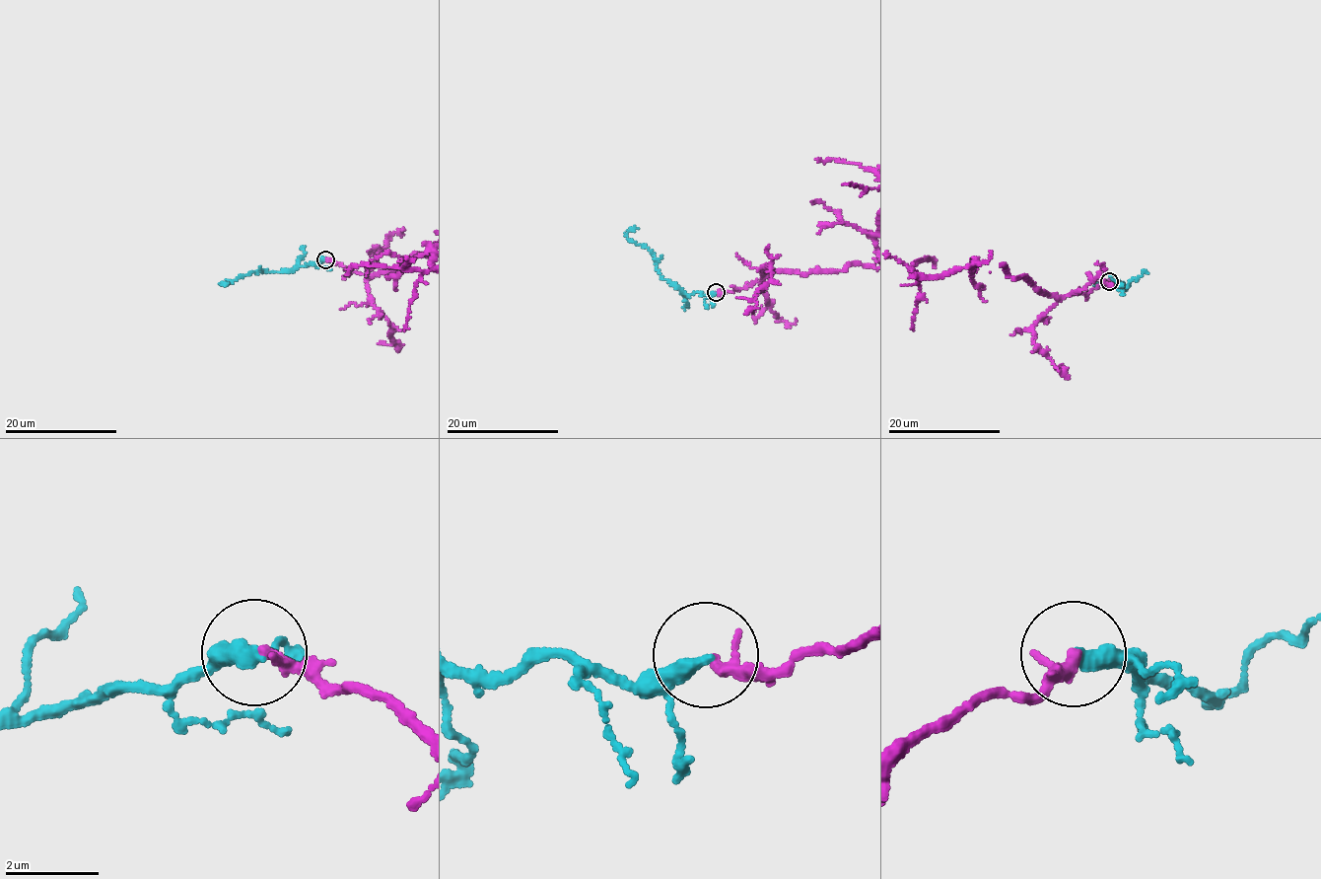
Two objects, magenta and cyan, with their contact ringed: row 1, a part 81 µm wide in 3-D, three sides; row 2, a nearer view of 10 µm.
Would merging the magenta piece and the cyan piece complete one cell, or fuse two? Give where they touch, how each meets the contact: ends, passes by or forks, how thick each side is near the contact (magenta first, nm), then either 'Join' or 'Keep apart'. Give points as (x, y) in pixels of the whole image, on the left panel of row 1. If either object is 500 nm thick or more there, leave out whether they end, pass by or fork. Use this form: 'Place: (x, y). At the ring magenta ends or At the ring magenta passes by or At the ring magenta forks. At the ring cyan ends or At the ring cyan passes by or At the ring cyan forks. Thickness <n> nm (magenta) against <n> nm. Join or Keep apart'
Place: (325, 259). At the ring magenta passes by. At the ring cyan ends. Thickness 170 nm (magenta) against 360 nm. Join

